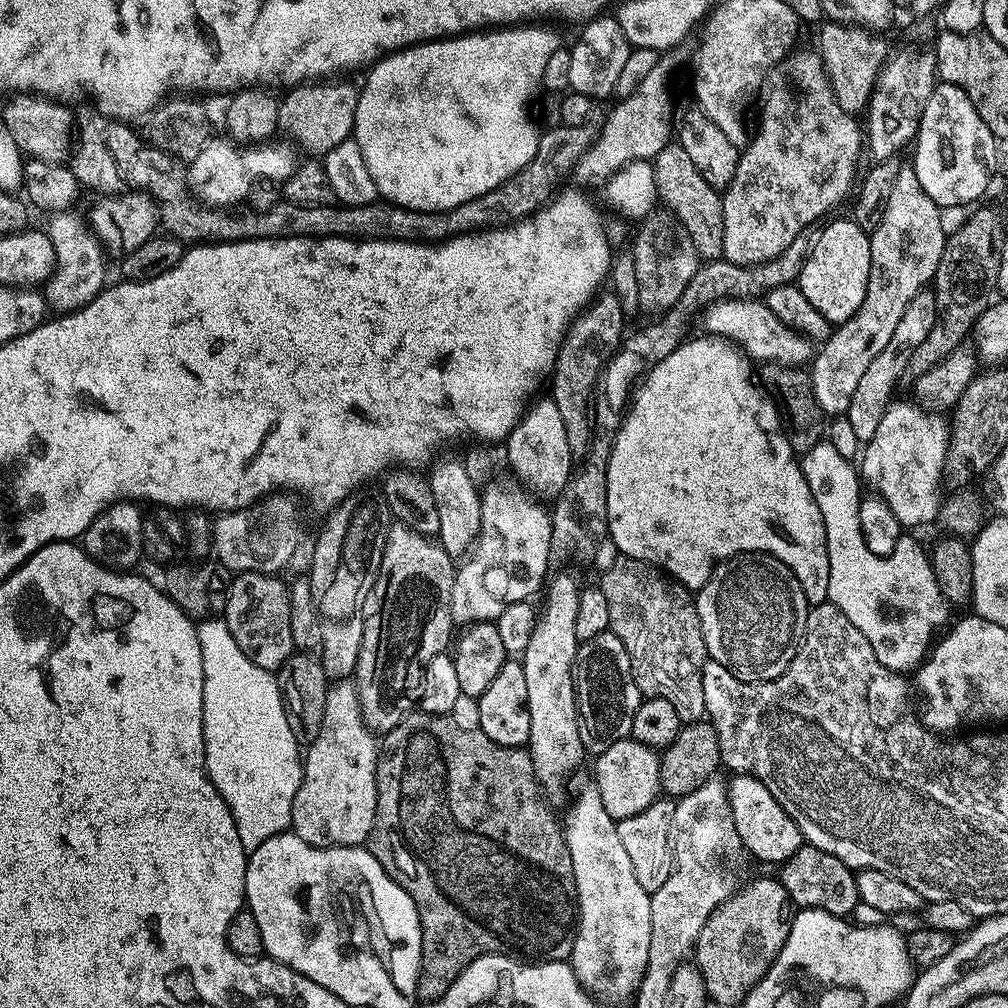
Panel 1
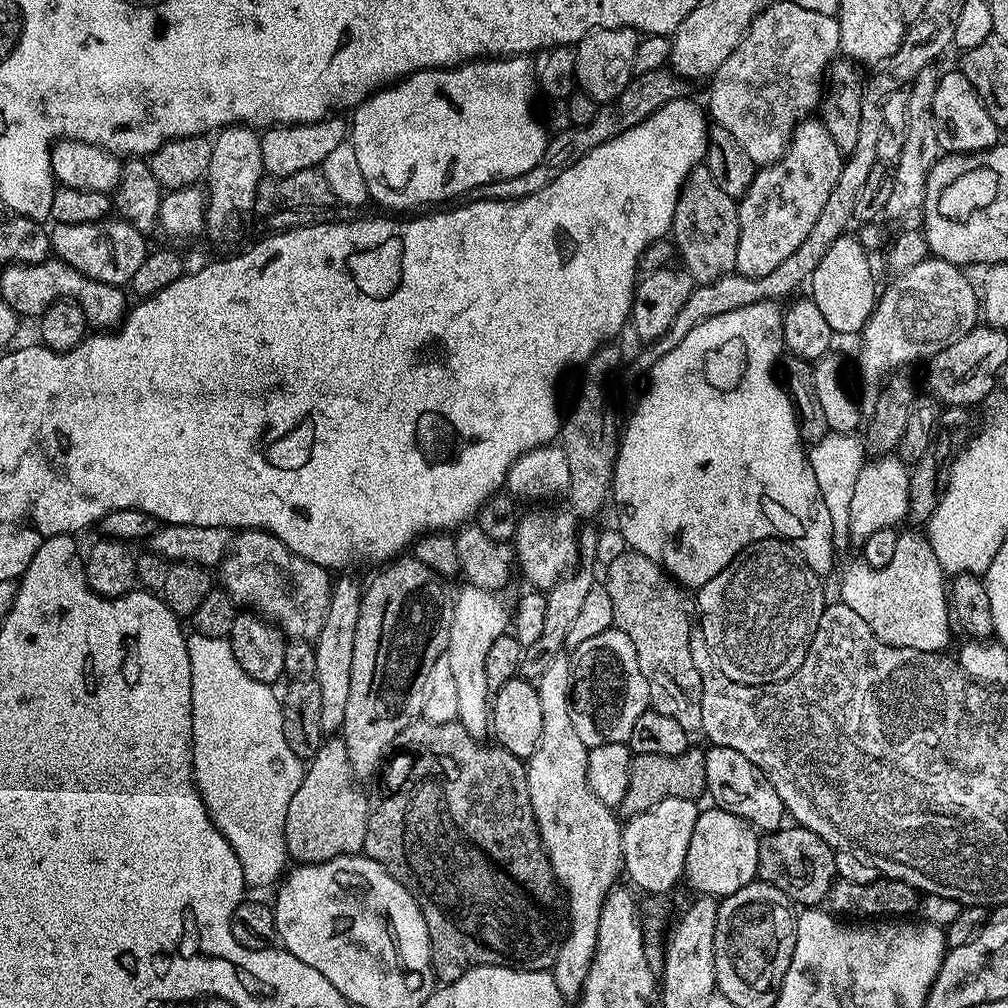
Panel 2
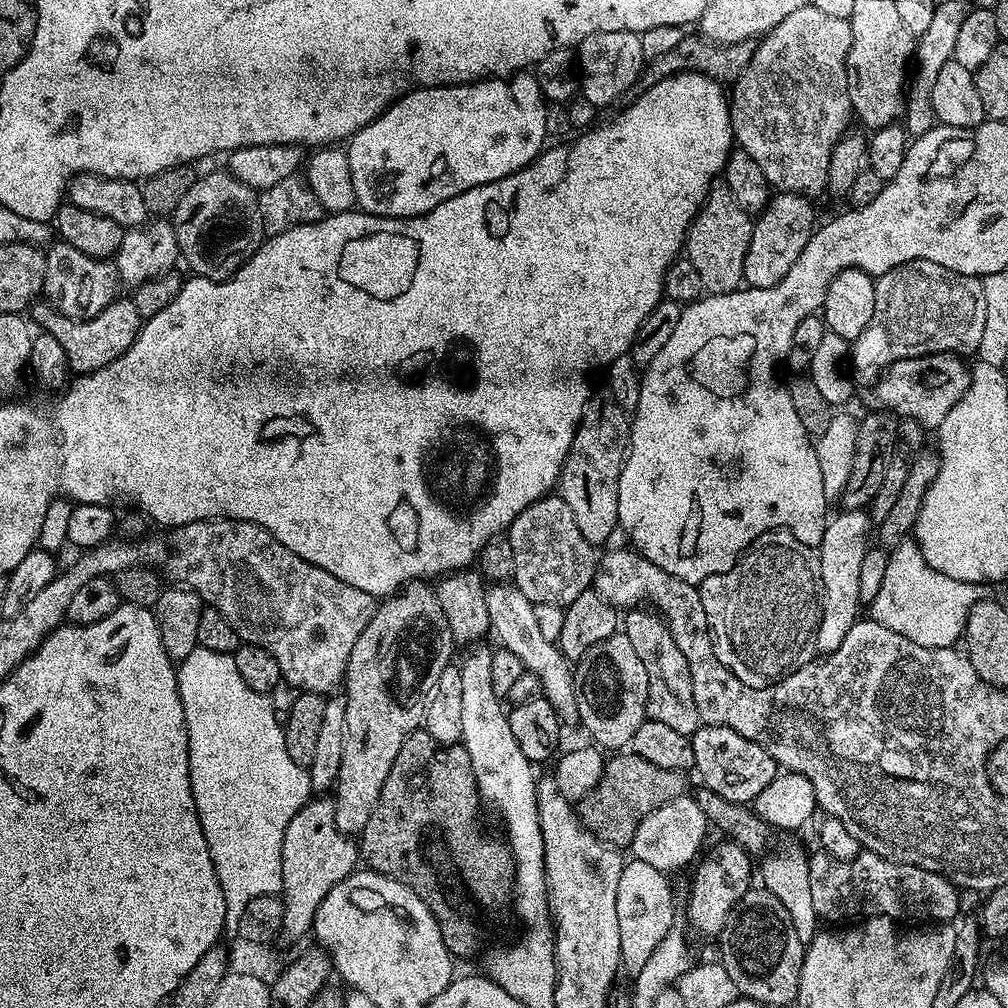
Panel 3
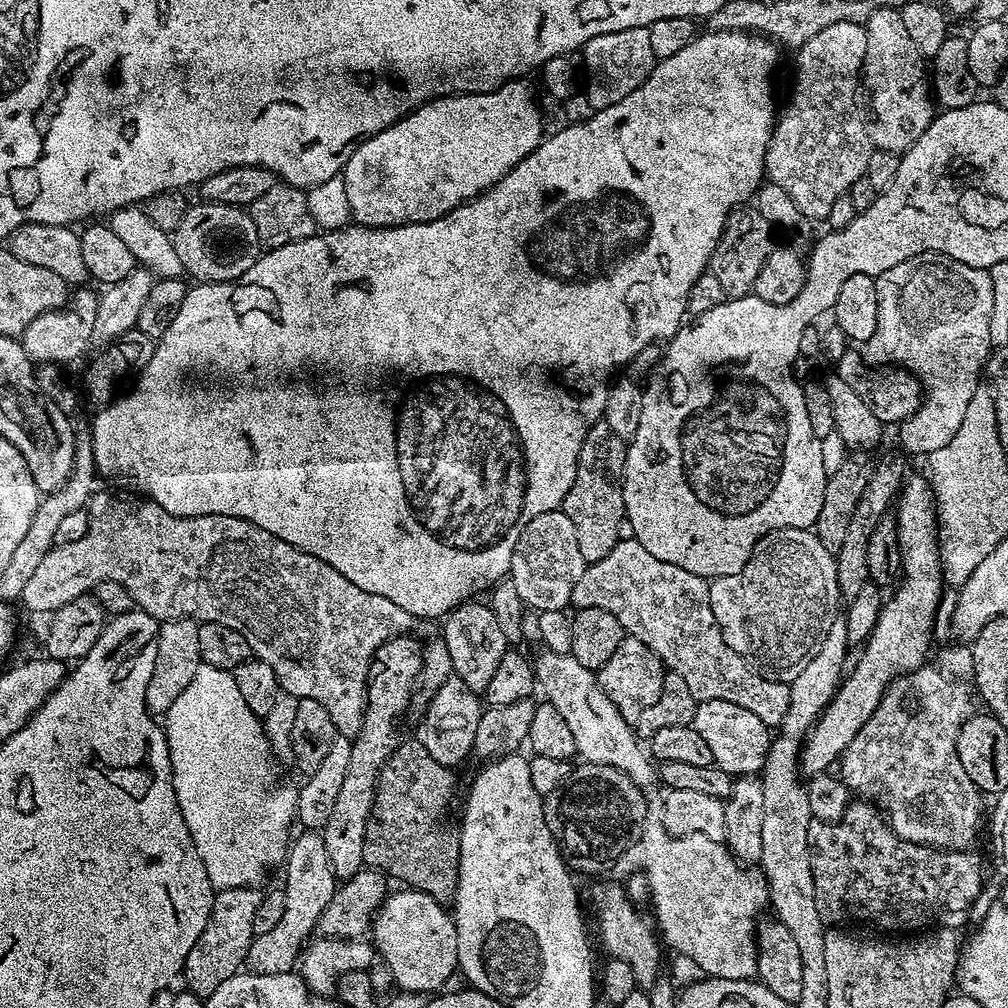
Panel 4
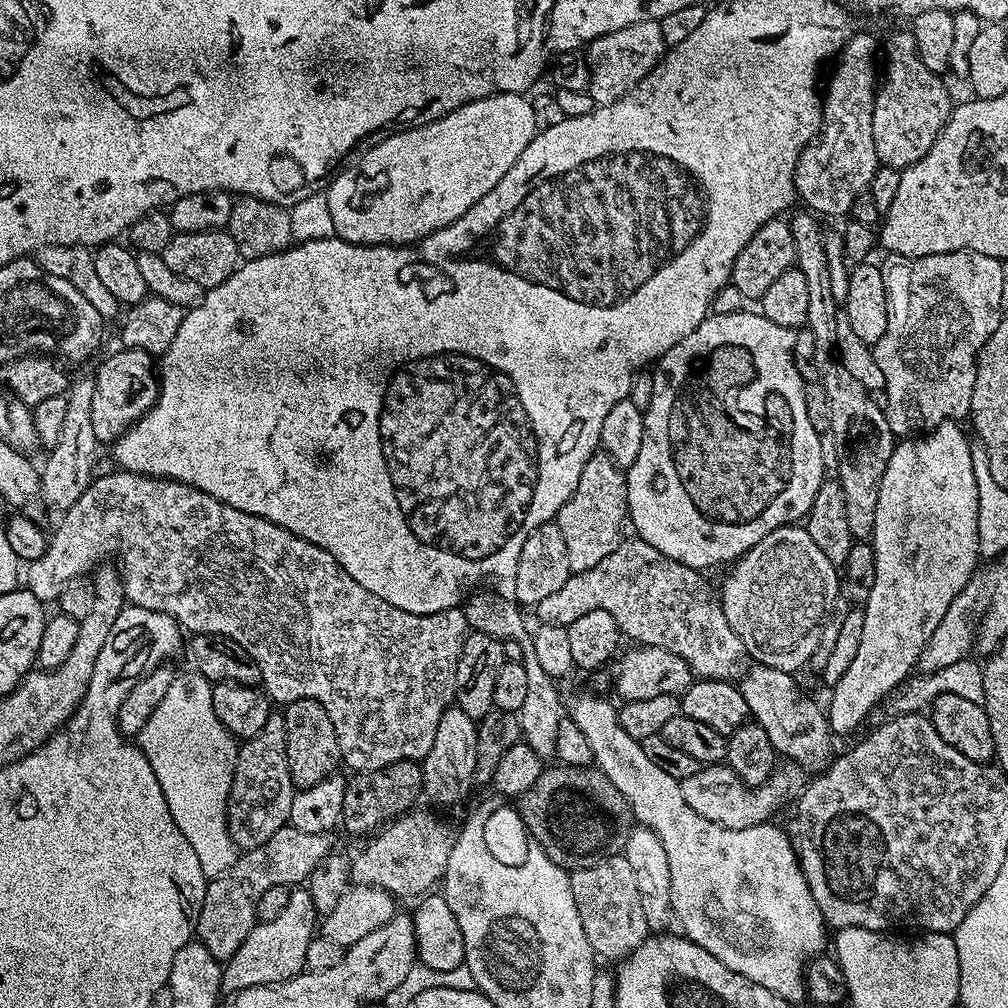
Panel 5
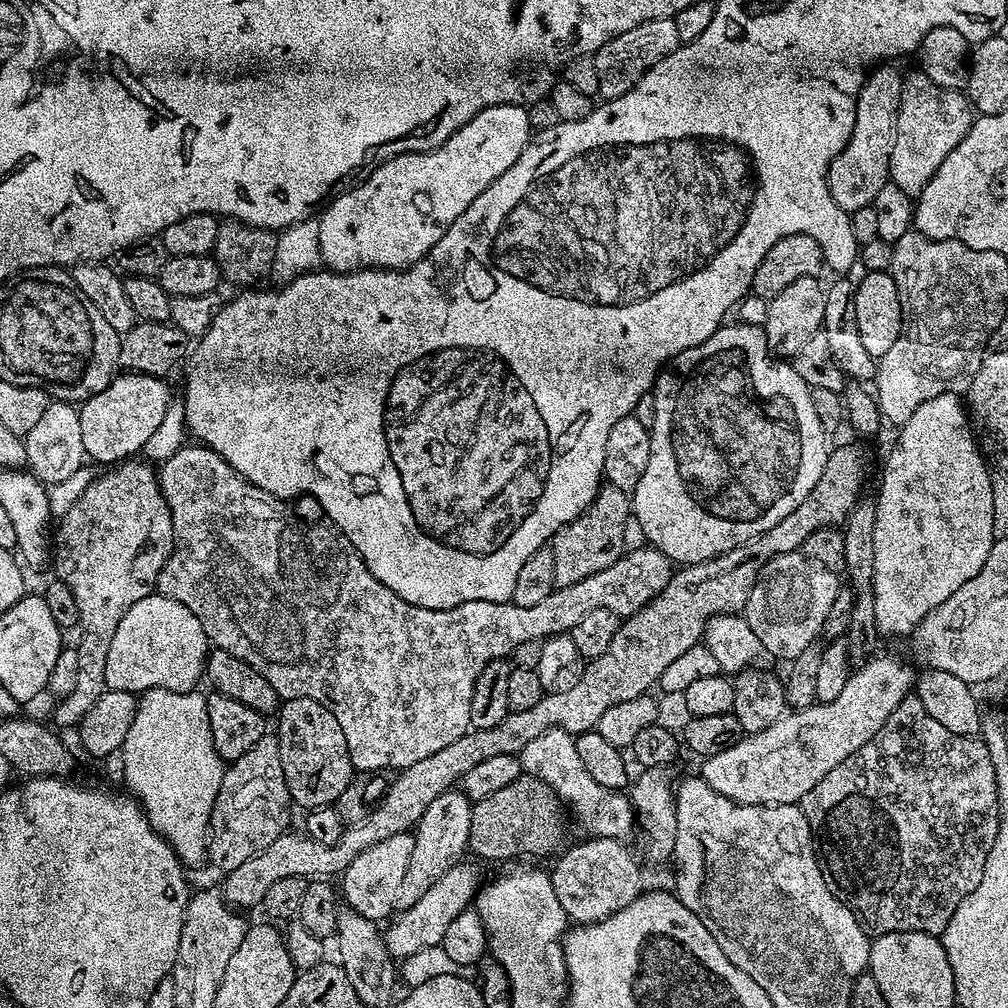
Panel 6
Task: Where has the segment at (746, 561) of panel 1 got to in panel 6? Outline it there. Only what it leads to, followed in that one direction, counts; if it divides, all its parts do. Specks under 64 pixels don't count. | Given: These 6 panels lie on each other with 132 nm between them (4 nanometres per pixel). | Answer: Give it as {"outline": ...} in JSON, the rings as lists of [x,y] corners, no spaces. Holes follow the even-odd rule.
{"outline":[[[800,550],[775,556],[760,572],[742,613],[758,636],[763,651],[783,662],[791,662],[802,654],[802,650],[817,643],[824,630],[826,614],[830,614],[830,606],[841,599],[840,580],[837,573],[822,568]]]}

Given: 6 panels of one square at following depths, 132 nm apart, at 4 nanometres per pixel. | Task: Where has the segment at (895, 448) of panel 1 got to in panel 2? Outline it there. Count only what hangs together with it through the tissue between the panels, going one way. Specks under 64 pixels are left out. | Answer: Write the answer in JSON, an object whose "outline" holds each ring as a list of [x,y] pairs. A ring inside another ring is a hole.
{"outline":[[[892,454],[865,463],[854,482],[854,495],[850,497],[850,522],[846,531],[853,545],[863,546],[870,534],[883,528],[896,528],[899,520],[908,516],[909,475],[909,465]]]}

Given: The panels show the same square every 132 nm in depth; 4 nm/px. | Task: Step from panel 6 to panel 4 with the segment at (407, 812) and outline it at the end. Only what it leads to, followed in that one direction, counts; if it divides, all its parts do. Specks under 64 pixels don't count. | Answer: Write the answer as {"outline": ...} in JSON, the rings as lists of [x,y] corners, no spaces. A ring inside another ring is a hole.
{"outline":[[[259,887],[221,888],[213,895],[210,918],[206,930],[198,934],[198,942],[186,954],[182,980],[185,980],[187,991],[201,998],[207,998],[226,982],[226,978],[236,975],[245,967],[248,951],[254,939],[254,910],[258,906],[262,892]]]}

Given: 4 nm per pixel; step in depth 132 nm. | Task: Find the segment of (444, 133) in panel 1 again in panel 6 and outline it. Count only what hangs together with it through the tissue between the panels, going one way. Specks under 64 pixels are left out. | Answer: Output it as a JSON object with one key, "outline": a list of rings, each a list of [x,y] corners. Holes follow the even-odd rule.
{"outline":[[[499,104],[470,118],[466,126],[459,128],[453,136],[446,138],[446,142],[442,142],[442,146],[434,150],[400,152],[387,157],[383,161],[385,164],[377,163],[367,178],[341,191],[319,213],[318,242],[323,267],[333,272],[356,272],[359,268],[399,270],[418,262],[428,255],[438,238],[442,238],[442,234],[450,230],[450,226],[464,213],[466,206],[470,206],[470,202],[474,202],[474,198],[478,198],[478,194],[482,194],[486,186],[502,178],[502,174],[506,174],[506,170],[510,170],[514,162],[518,162],[518,154],[522,154],[532,135],[527,107]]]}

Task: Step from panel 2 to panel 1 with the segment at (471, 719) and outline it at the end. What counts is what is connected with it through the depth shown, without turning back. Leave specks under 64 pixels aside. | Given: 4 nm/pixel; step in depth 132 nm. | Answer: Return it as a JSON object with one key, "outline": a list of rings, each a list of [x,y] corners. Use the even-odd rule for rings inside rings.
{"outline":[[[512,474],[497,475],[495,480],[483,485],[480,492],[480,533],[476,535],[476,543],[463,561],[465,564],[461,563],[456,569],[454,590],[450,594],[453,625],[494,622],[502,610],[506,610],[506,606],[514,606],[514,602],[529,599],[533,595],[531,592],[536,592],[539,588],[541,591],[545,587],[550,566],[552,514],[539,503],[541,501]]]}

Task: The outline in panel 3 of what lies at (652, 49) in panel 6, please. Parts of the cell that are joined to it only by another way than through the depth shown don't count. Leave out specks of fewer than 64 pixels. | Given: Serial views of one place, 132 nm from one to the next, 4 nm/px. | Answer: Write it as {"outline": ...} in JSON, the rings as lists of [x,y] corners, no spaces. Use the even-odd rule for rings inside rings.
{"outline":[[[606,30],[590,34],[578,46],[580,58],[580,92],[598,110],[604,110],[623,92],[637,87],[640,76],[644,73],[645,58],[642,54],[640,33],[626,30]]]}

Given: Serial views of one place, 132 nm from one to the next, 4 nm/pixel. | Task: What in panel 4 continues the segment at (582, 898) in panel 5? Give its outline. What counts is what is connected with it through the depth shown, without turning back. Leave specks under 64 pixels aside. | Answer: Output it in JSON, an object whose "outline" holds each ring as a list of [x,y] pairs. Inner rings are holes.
{"outline":[[[623,883],[620,884],[600,884],[592,892],[592,908],[596,911],[596,924],[600,927],[600,940],[604,943],[604,948],[609,953],[611,959],[626,962],[626,966],[632,971],[632,976],[636,980],[637,989],[647,990],[651,987],[655,980],[662,976],[660,970],[660,950],[656,946],[658,944],[658,936],[655,931],[636,913],[637,905],[628,896],[627,887]]]}

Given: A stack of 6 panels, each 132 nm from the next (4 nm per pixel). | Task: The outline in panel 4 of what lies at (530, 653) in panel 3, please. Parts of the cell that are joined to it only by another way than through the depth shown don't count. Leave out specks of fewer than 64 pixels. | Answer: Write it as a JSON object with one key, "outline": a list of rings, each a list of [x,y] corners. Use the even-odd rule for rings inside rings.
{"outline":[[[547,650],[541,653],[534,660],[536,683],[539,691],[548,695],[545,696],[547,703],[553,704],[558,714],[566,718],[566,726],[570,726],[570,734],[574,734],[577,753],[581,757],[584,755],[583,759],[589,764],[614,766],[626,773],[639,788],[651,789],[651,784],[655,785],[658,780],[653,761],[642,747],[633,725],[625,722],[620,711],[600,689],[597,673],[582,666],[582,662],[578,662],[571,654]]]}

